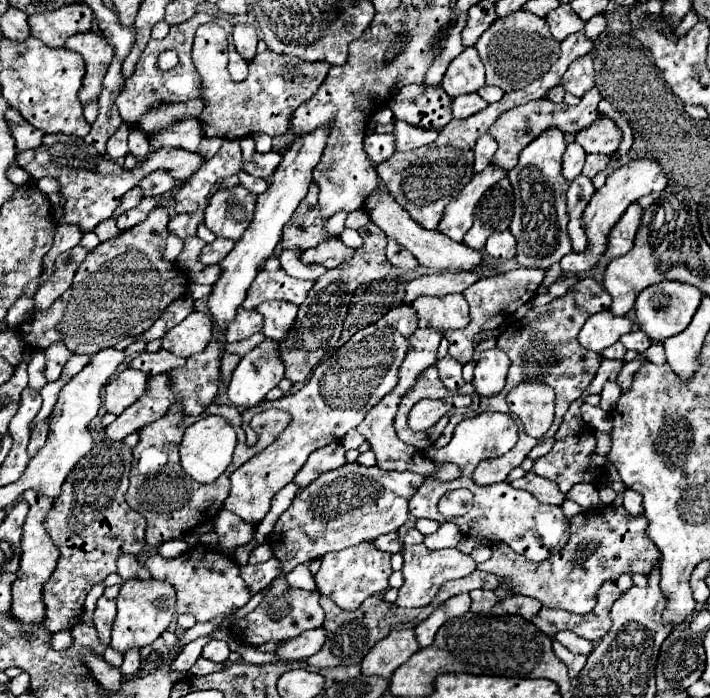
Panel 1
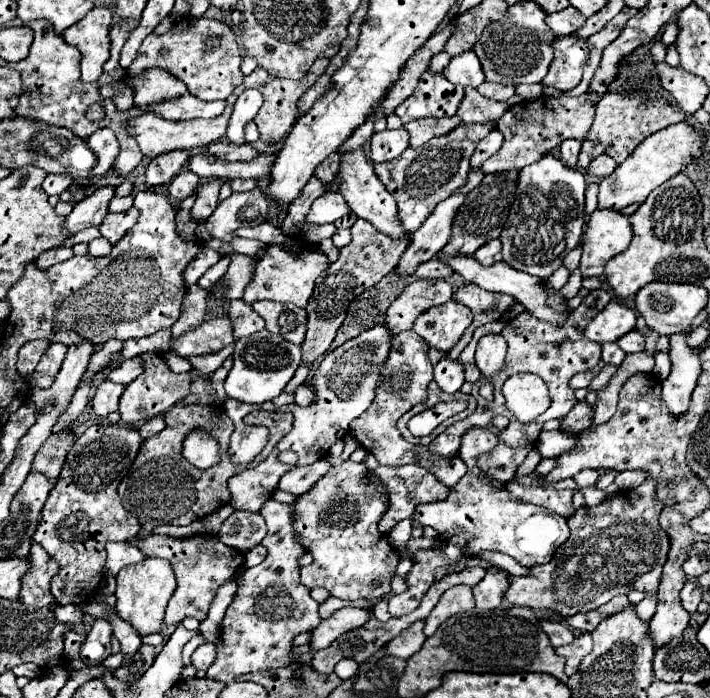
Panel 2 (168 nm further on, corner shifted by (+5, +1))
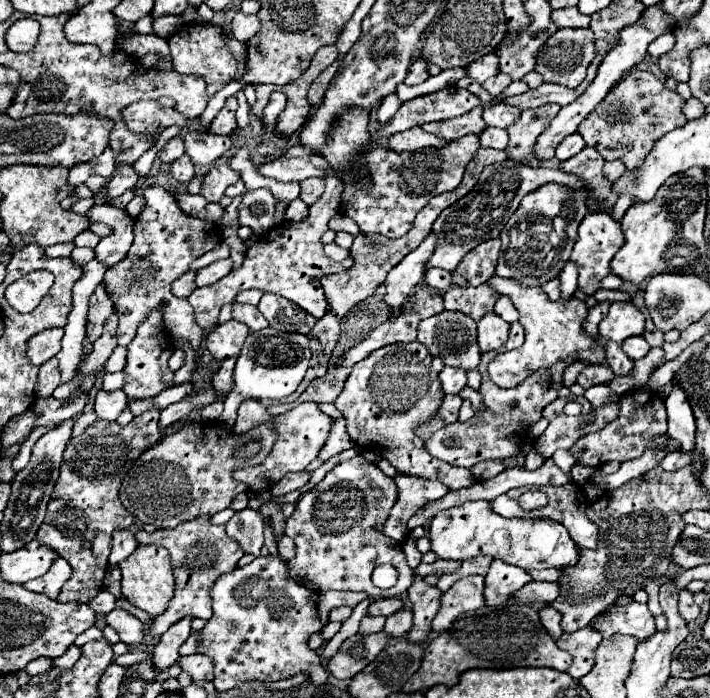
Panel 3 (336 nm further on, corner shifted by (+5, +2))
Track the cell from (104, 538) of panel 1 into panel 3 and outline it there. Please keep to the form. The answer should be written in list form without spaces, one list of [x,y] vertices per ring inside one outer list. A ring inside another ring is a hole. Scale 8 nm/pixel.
[[[153,407],[125,427],[97,419],[79,437],[69,441],[47,517],[37,531],[39,543],[55,547],[73,567],[71,579],[65,581],[57,597],[61,603],[89,603],[103,589],[103,577],[111,553],[111,535],[117,529],[129,529],[133,525],[133,515],[121,505],[117,493],[131,463],[161,439],[159,413],[161,409]]]

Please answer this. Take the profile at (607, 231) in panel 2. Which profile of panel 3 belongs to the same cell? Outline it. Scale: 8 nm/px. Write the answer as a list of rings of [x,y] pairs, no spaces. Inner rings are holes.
[[[589,213],[579,225],[579,239],[575,241],[571,261],[579,269],[579,289],[585,295],[595,295],[595,291],[601,287],[601,279],[611,273],[611,259],[613,255],[623,247],[625,237],[621,233],[621,225],[613,221],[611,215],[601,215],[601,213]]]

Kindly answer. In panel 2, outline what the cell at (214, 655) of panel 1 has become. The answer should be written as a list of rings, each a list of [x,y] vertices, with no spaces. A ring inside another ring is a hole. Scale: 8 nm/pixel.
[[[207,642],[207,644],[199,646],[199,648],[193,652],[191,664],[193,664],[197,670],[207,670],[207,668],[215,662],[215,658],[217,658],[217,648],[215,648],[215,644]]]

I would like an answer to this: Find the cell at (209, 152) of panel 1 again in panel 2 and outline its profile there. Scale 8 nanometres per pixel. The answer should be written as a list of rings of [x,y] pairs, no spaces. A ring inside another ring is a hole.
[[[179,150],[179,152],[167,152],[163,156],[157,156],[153,158],[147,166],[145,166],[145,184],[149,188],[159,188],[159,186],[165,186],[169,184],[179,172],[181,168],[185,166],[189,158],[189,152],[187,150]]]

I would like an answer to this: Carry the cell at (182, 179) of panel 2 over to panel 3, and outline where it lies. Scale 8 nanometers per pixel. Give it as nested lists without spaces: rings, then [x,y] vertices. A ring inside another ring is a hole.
[[[181,155],[179,159],[175,159],[171,163],[171,175],[179,181],[179,183],[189,183],[193,179],[193,163],[189,159],[189,155]]]

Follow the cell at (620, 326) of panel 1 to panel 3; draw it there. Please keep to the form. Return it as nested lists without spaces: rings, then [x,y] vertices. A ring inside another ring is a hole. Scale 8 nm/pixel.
[[[611,303],[609,313],[599,323],[599,333],[603,339],[623,343],[627,337],[643,335],[645,317],[633,303]]]

